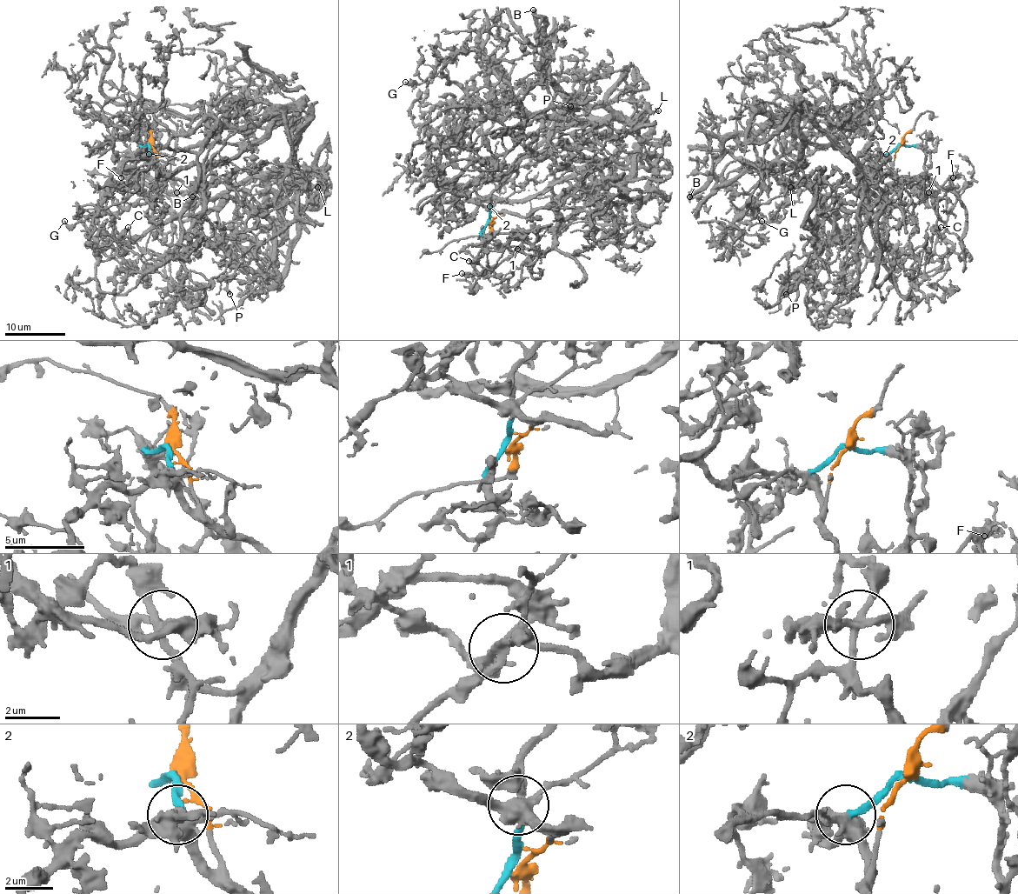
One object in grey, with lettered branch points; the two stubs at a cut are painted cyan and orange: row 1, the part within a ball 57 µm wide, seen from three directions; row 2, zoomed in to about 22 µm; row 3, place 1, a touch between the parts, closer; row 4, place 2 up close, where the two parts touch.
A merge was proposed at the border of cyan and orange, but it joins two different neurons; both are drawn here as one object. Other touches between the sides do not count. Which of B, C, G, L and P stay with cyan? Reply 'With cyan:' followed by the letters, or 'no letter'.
With cyan: L

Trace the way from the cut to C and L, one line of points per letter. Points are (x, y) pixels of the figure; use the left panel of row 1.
C: (149, 144), (163, 170), (196, 192), (216, 181), (166, 255), (143, 250), (128, 227)
L: (149, 144), (149, 154), (170, 156), (256, 142), (298, 111), (288, 169), (318, 187)

